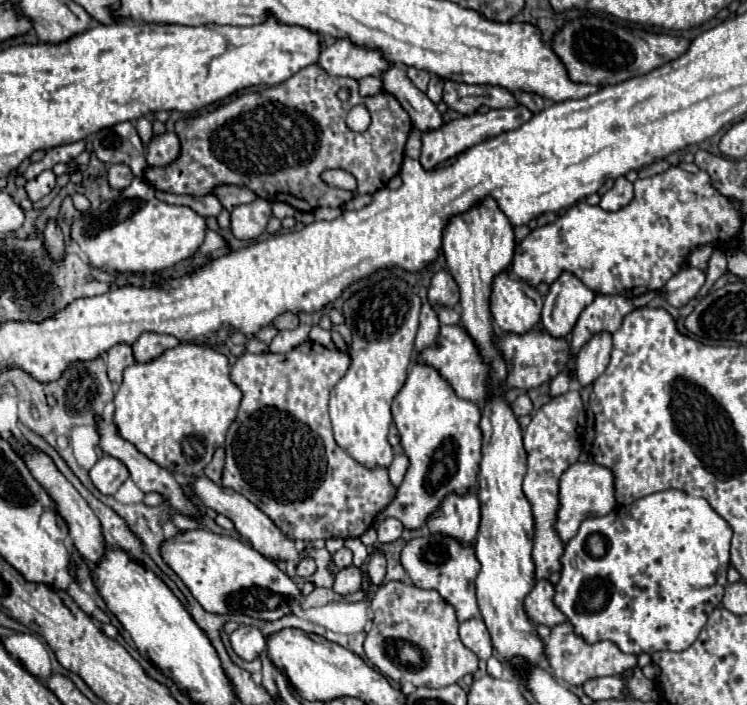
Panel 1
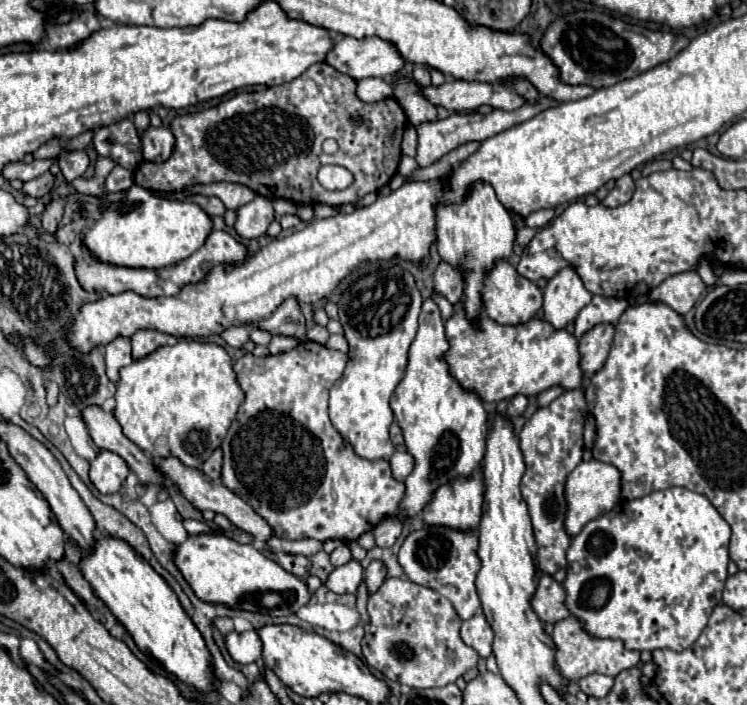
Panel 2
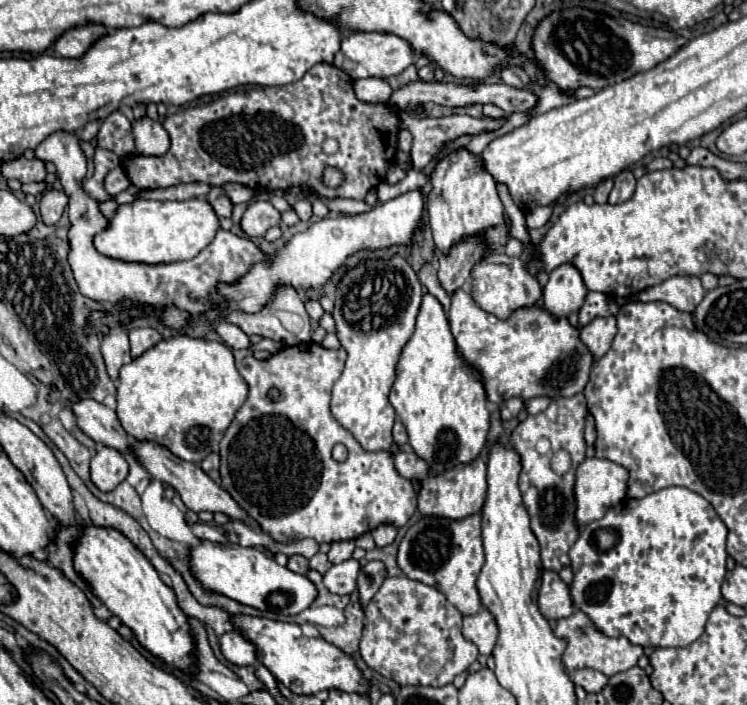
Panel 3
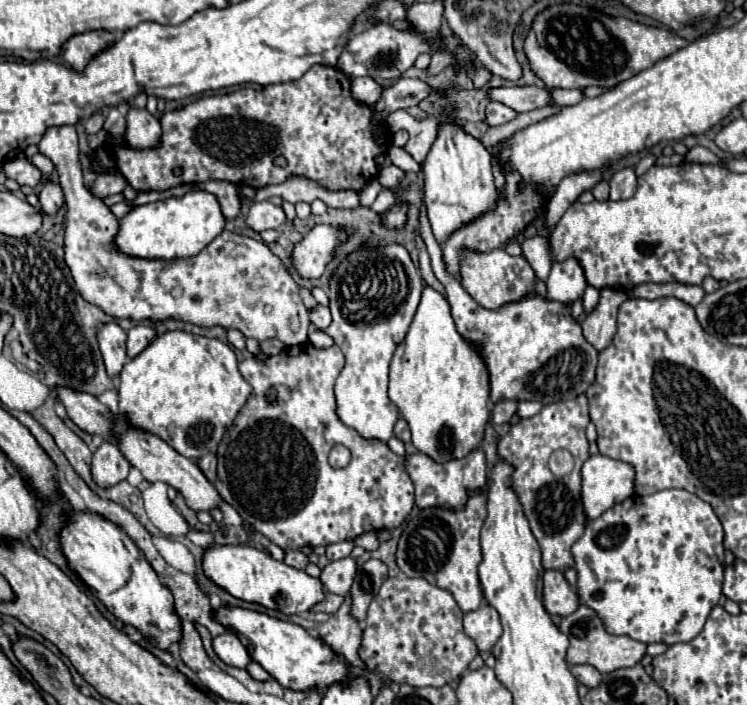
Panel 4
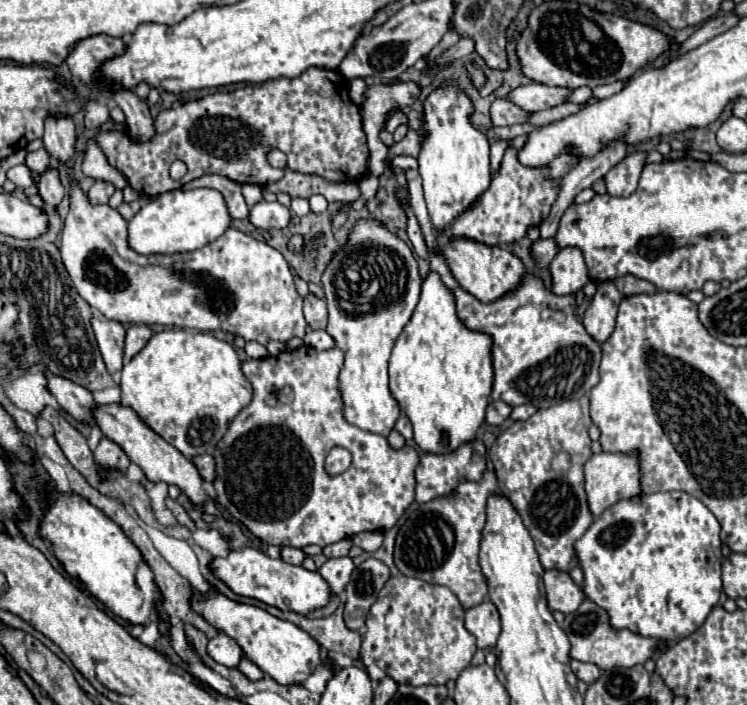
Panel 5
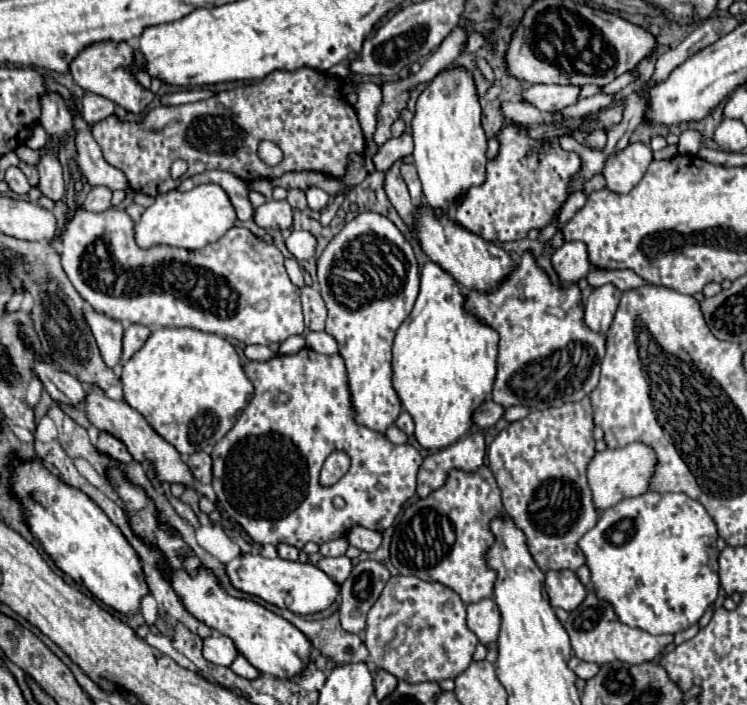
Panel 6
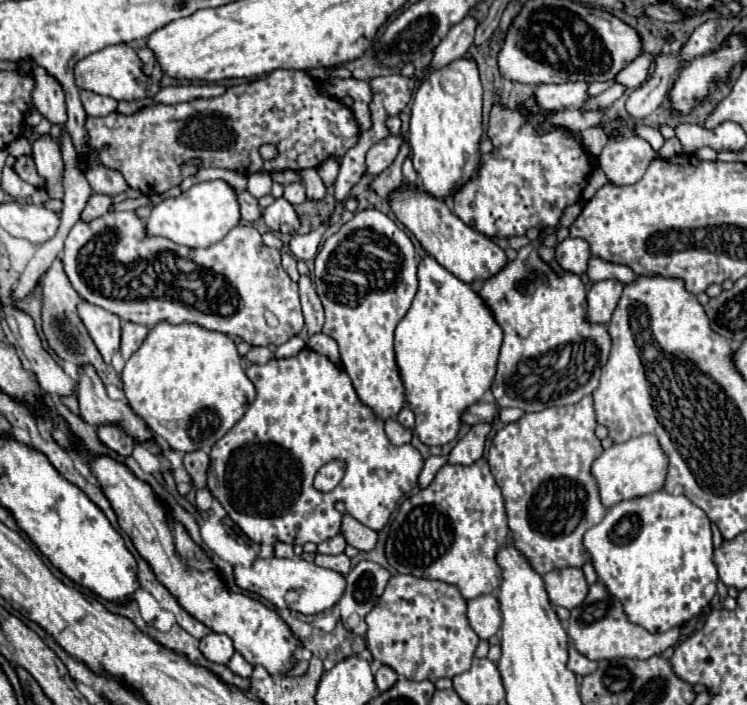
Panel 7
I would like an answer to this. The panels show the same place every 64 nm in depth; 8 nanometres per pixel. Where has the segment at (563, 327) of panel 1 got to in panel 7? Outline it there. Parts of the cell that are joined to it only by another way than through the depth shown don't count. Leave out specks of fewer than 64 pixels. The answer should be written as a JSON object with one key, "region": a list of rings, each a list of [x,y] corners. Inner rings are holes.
{"region":[[[566,238],[556,246],[556,258],[564,270],[584,274],[590,258],[588,242],[580,238]]]}

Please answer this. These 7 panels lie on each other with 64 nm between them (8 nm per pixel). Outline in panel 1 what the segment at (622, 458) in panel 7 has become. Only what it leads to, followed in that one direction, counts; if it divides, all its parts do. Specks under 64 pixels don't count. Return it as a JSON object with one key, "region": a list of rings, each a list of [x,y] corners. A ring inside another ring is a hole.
{"region":[[[576,462],[572,464],[560,480],[560,510],[556,520],[556,532],[562,542],[568,542],[576,536],[580,524],[592,516],[606,516],[616,506],[614,498],[614,474],[610,468],[600,466],[596,462]]]}

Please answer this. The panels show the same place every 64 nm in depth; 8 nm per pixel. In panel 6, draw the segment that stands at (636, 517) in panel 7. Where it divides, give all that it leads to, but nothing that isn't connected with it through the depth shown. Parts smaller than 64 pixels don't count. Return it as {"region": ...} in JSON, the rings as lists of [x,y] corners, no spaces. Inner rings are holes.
{"region":[[[646,492],[604,510],[598,524],[580,538],[578,546],[586,556],[598,598],[608,600],[614,606],[620,622],[650,634],[676,634],[696,624],[718,596],[716,538],[716,524],[700,502],[684,494]]]}

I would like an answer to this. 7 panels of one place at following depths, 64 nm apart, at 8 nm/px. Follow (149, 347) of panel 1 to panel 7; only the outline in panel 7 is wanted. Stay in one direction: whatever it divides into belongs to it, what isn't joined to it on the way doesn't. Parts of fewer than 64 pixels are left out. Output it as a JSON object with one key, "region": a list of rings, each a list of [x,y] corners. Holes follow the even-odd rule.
{"region":[[[126,322],[122,326],[122,340],[120,340],[120,352],[122,358],[128,360],[132,356],[132,352],[136,352],[136,348],[140,348],[140,344],[144,342],[144,336],[148,334],[148,328],[142,324],[134,324],[134,322]]]}

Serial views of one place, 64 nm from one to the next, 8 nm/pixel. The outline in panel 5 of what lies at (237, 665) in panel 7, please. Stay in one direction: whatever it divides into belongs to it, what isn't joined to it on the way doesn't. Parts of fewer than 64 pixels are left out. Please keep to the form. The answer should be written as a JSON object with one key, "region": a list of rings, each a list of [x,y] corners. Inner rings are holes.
{"region":[[[242,658],[242,660],[240,660],[240,664],[238,664],[236,668],[238,668],[238,670],[240,670],[248,680],[260,680],[260,678],[264,676],[264,674],[262,674],[262,670],[260,670],[254,662],[250,662],[248,658]]]}

